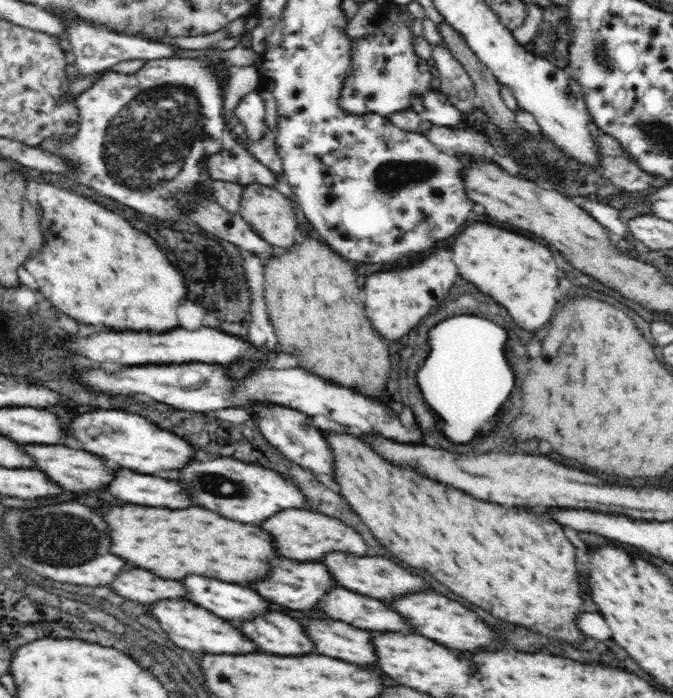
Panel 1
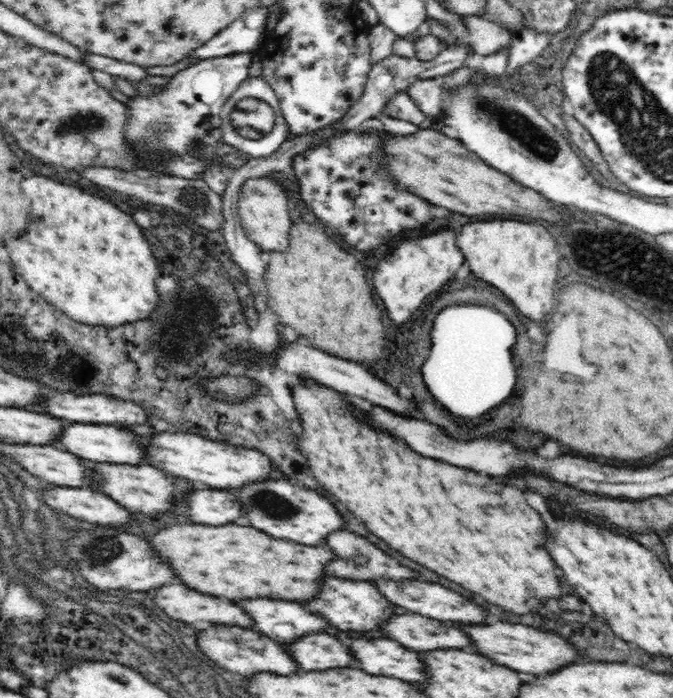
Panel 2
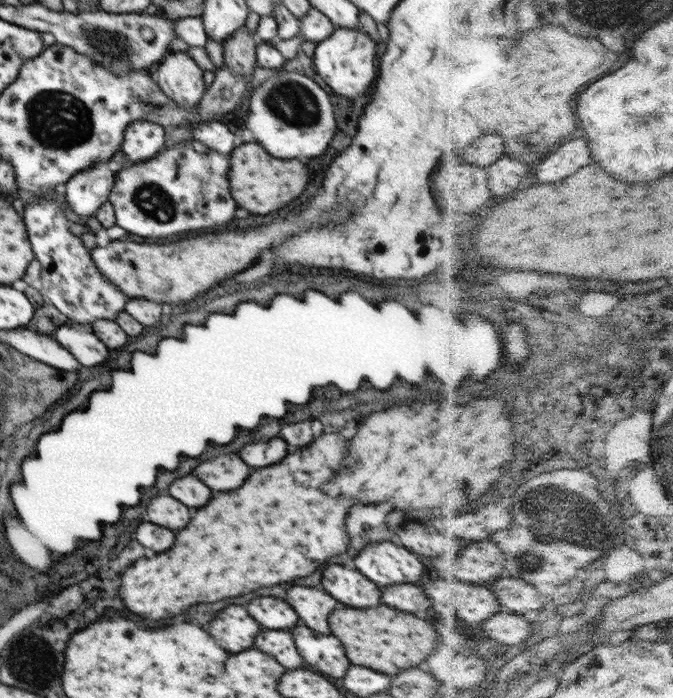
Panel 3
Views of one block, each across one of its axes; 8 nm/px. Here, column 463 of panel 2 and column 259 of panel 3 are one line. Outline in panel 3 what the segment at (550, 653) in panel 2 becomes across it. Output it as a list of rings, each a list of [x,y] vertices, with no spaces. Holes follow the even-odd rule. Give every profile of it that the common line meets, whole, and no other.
[[[232,604],[210,622],[208,632],[220,648],[228,652],[242,652],[252,646],[260,632],[260,624],[246,612],[244,606]]]

